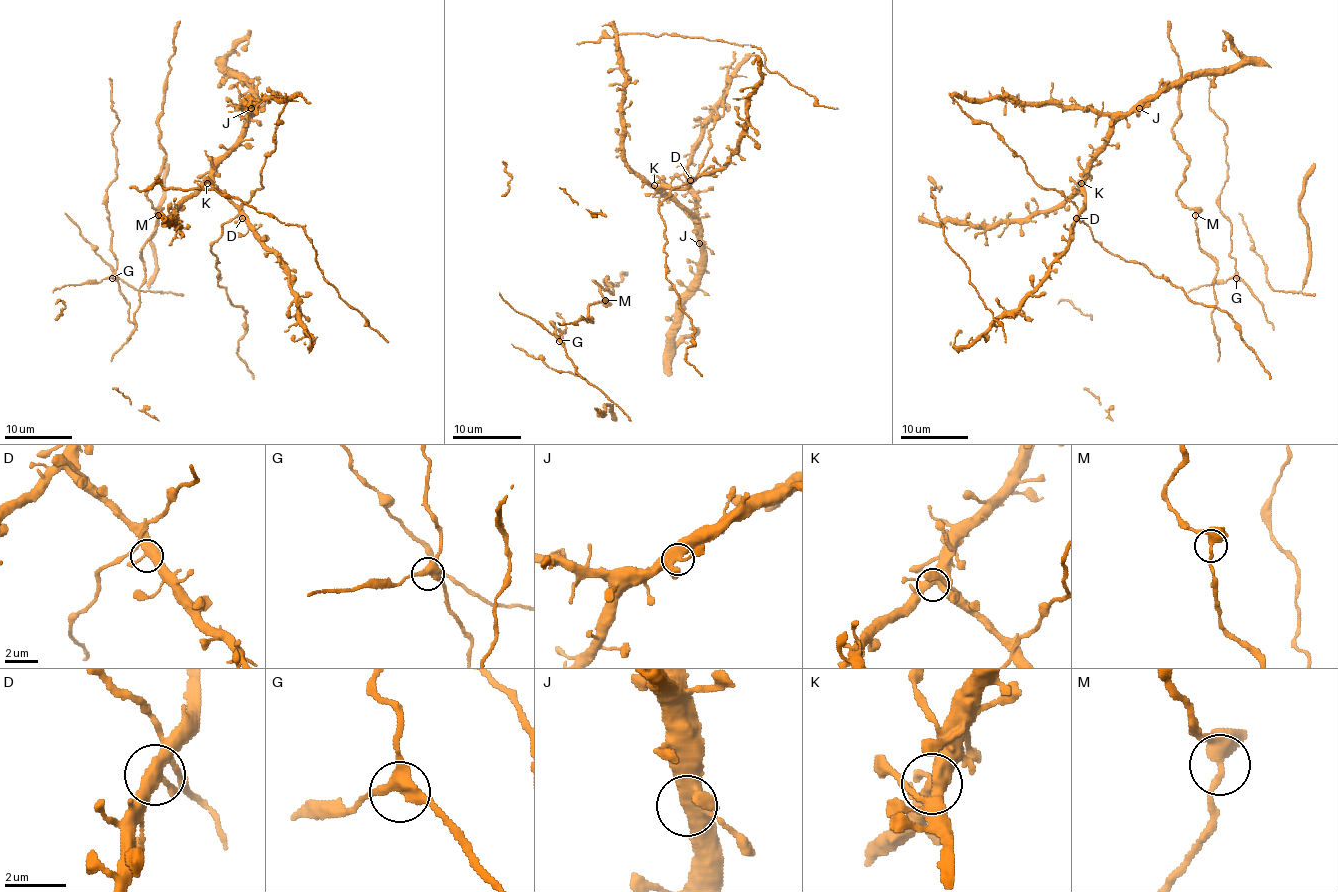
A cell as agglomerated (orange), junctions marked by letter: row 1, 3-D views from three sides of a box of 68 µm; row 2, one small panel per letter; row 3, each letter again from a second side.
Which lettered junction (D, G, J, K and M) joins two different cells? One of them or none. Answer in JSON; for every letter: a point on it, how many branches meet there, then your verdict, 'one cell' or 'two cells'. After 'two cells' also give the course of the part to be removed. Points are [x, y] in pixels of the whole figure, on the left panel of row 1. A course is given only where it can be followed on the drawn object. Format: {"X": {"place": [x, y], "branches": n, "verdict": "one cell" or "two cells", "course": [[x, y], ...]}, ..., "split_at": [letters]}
{"D": {"place": [242, 218], "branches": 4, "verdict": "one cell"}, "G": {"place": [112, 278], "branches": 3, "verdict": "one cell"}, "J": {"place": [251, 108], "branches": 4, "verdict": "one cell"}, "K": {"place": [207, 183], "branches": 4, "verdict": "one cell"}, "M": {"place": [158, 215], "branches": 4, "verdict": "one cell"}, "split_at": []}

